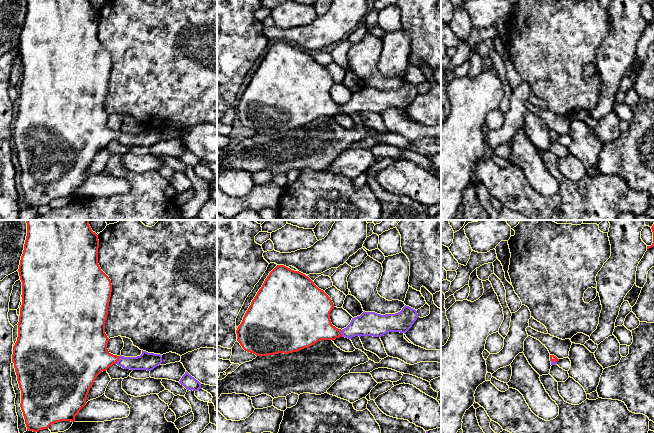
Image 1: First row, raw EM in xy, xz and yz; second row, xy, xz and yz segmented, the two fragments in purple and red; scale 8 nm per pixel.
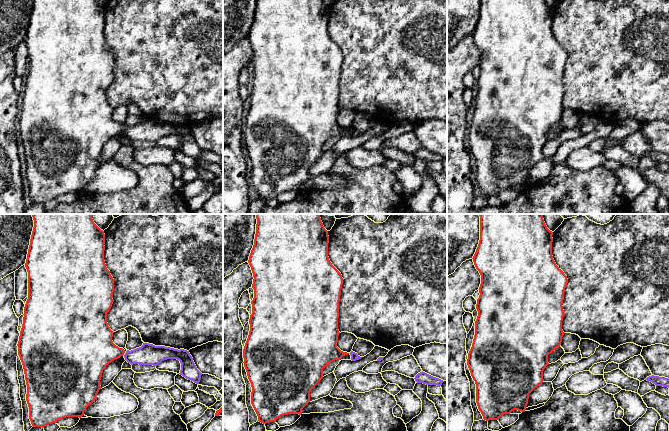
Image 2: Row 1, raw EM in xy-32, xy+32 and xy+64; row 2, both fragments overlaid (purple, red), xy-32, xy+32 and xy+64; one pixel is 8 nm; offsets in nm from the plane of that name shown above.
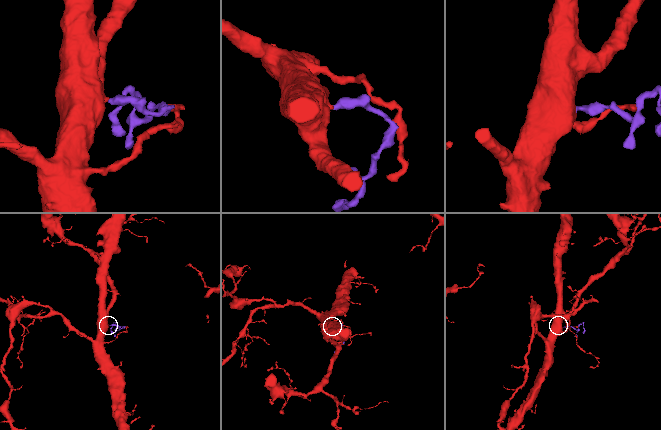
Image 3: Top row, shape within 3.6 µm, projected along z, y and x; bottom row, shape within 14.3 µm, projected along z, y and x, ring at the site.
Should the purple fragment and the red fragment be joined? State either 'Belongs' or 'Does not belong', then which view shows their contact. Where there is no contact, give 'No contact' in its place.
Belongs. Touches purple in xy

